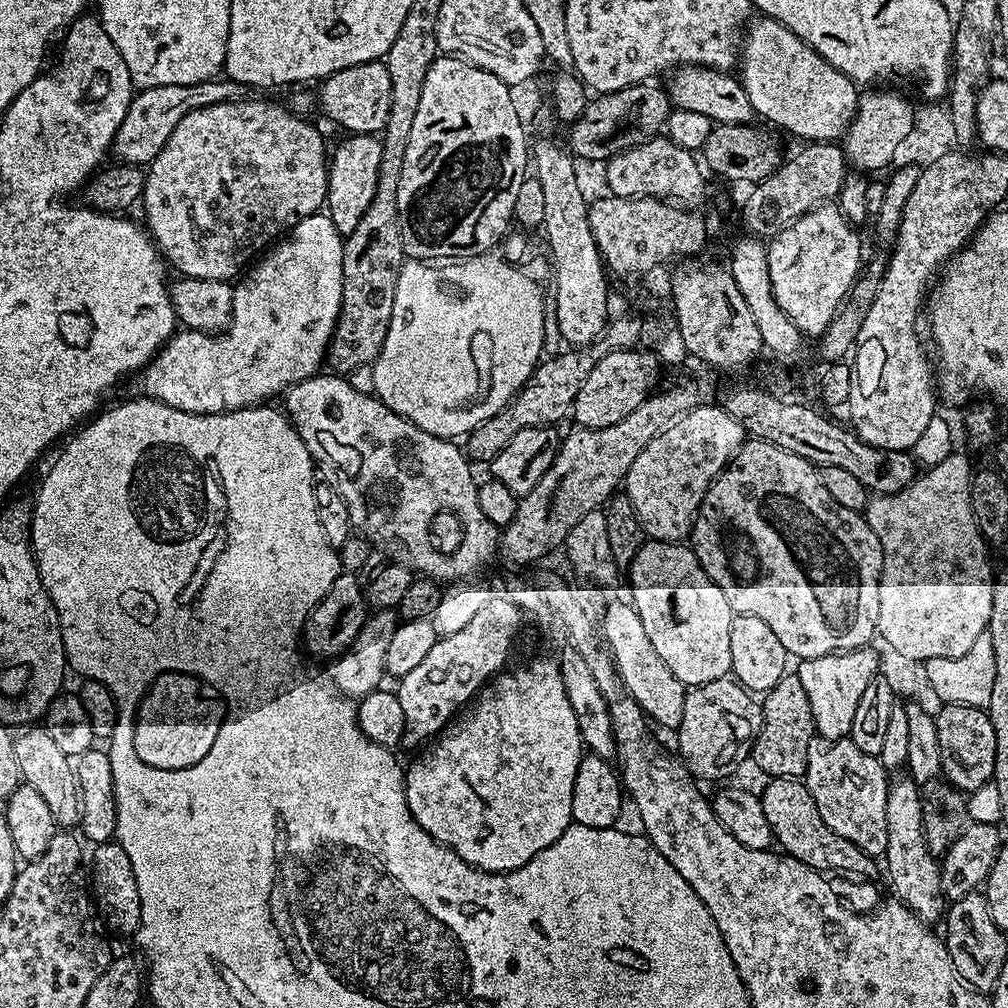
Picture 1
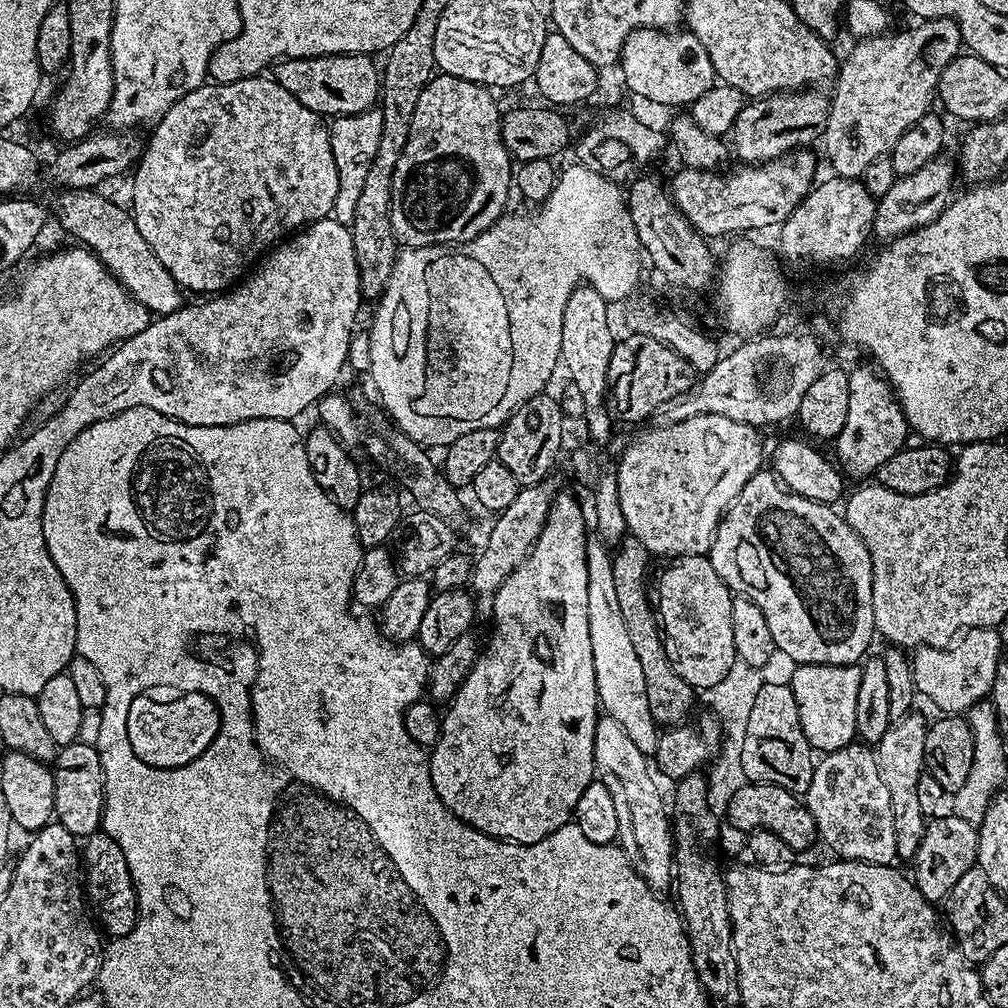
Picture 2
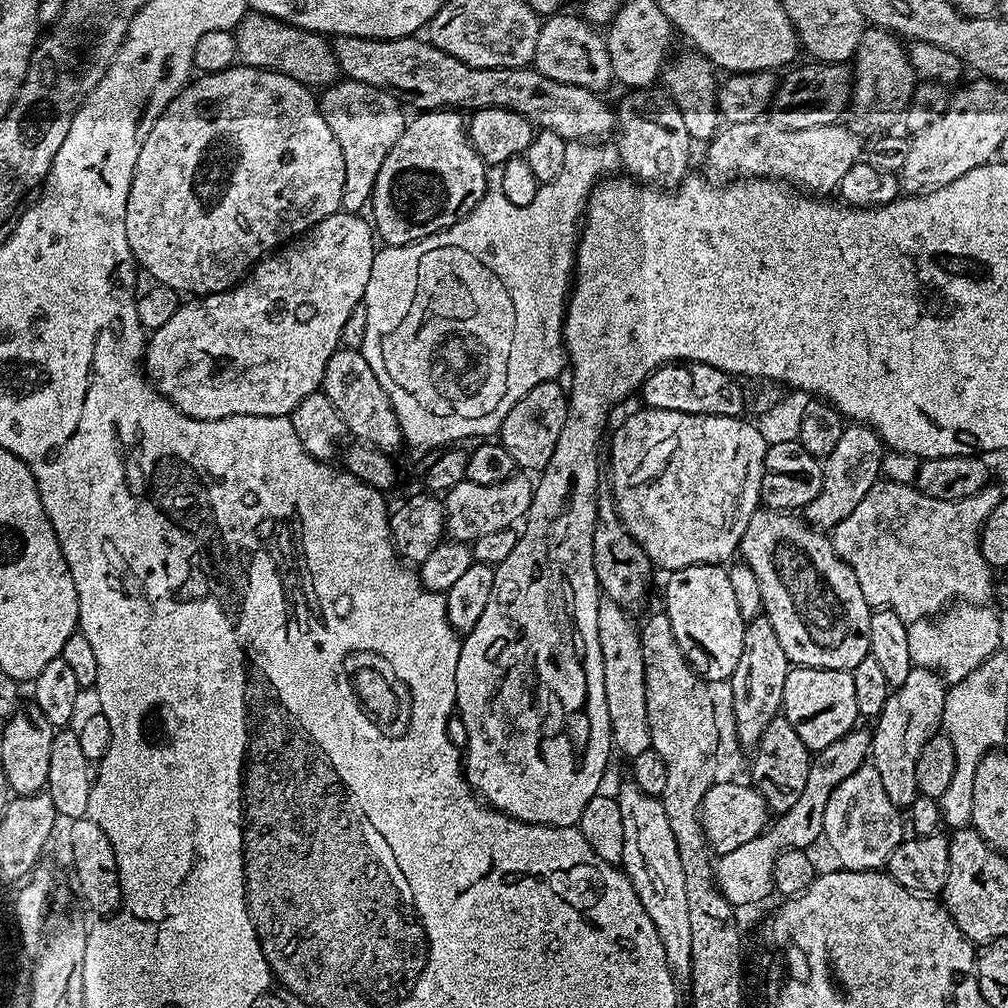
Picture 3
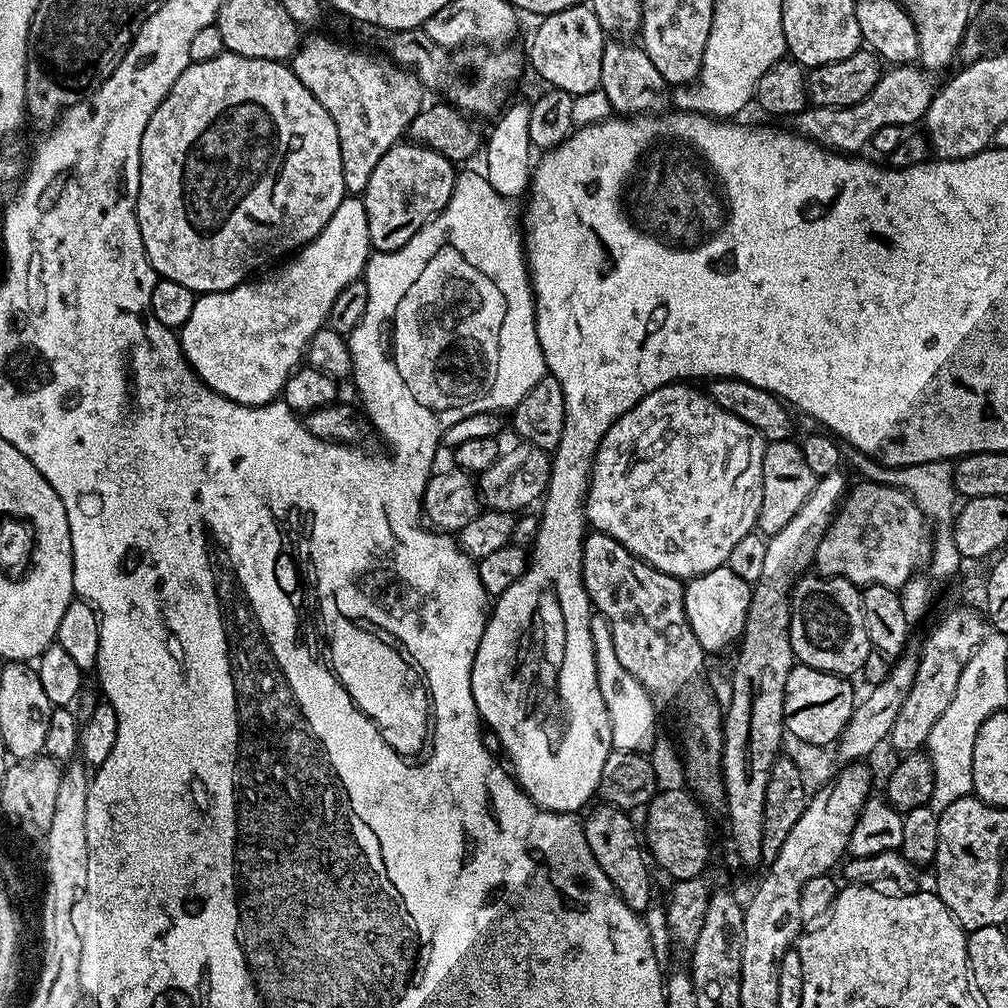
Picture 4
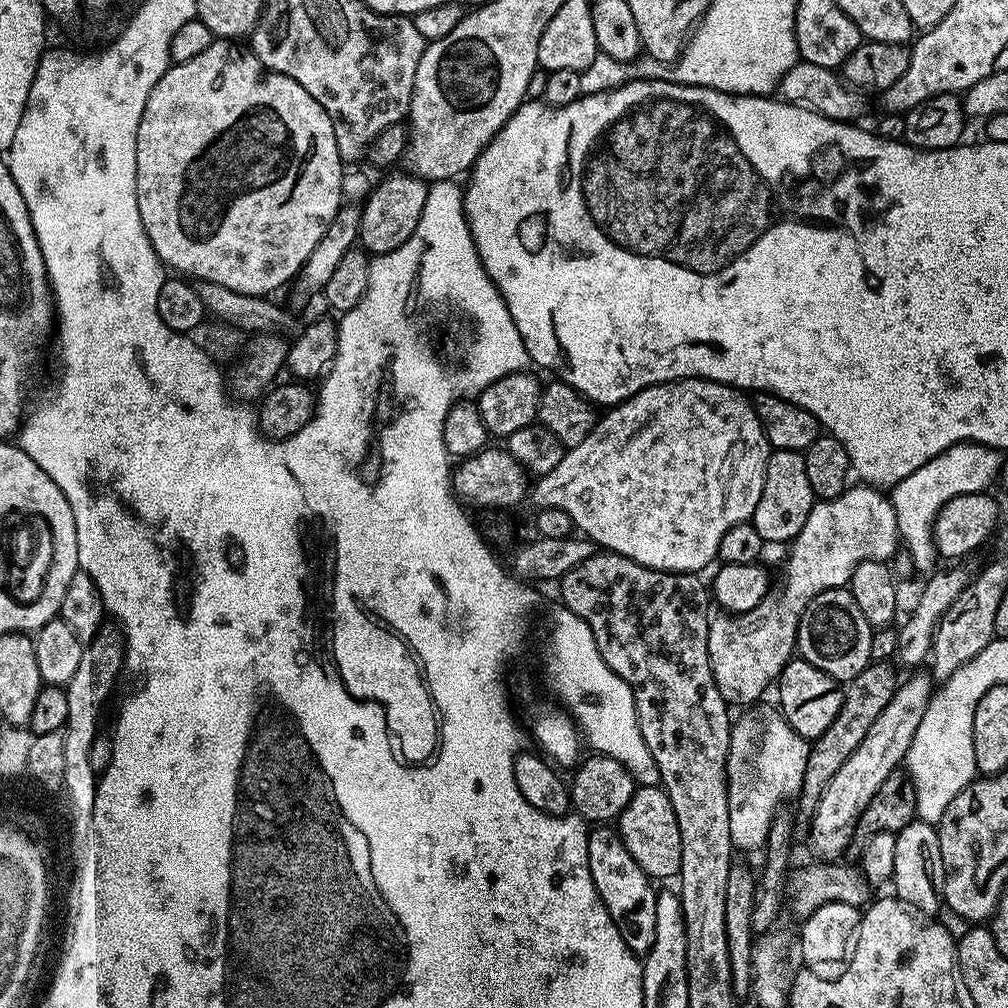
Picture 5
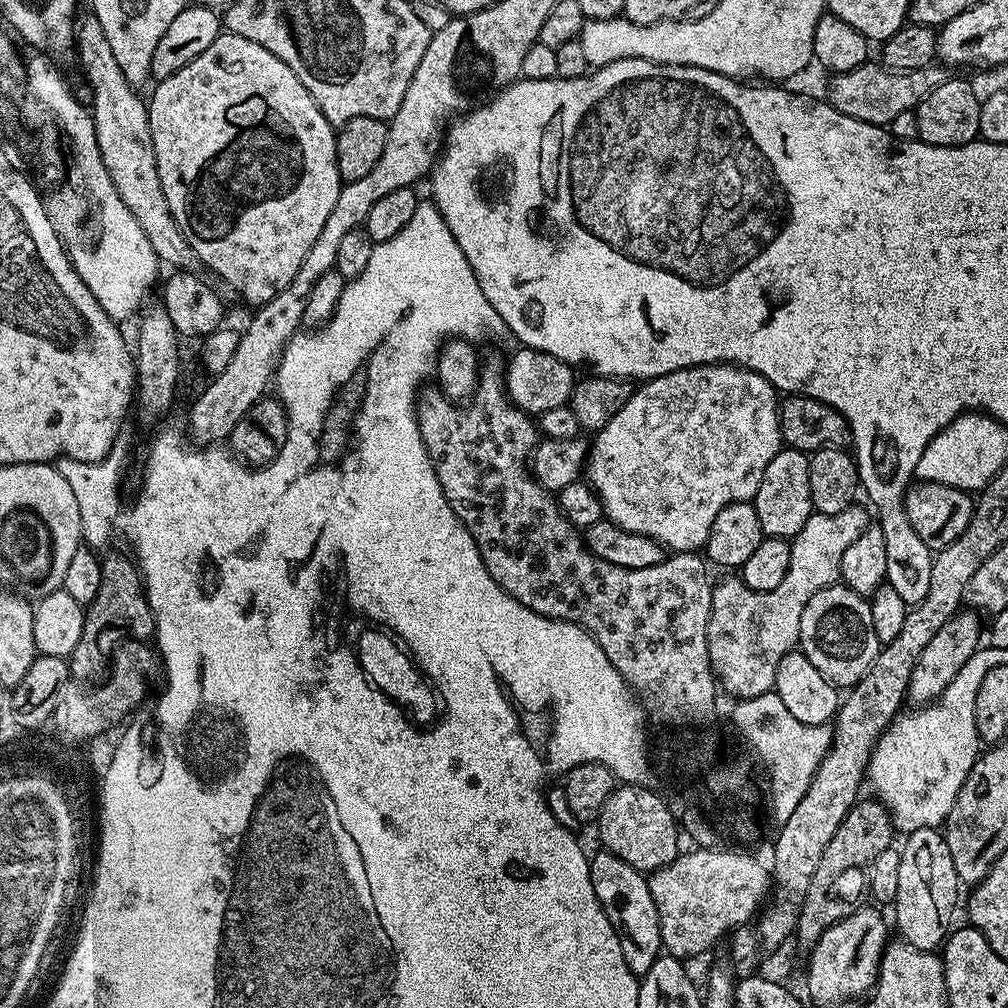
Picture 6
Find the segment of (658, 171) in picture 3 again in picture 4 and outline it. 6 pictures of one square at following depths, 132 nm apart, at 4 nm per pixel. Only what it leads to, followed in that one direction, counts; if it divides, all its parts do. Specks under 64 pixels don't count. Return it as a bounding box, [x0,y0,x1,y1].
[599,42,670,117]

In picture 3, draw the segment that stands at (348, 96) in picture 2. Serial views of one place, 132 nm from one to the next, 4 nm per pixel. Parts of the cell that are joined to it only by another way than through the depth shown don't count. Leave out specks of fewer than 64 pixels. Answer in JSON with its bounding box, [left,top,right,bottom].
[234,11,338,90]

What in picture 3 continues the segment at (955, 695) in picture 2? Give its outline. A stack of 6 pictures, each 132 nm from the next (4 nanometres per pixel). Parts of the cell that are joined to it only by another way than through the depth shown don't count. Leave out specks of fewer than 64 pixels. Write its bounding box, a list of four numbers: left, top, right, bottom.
[908,601,1002,683]

